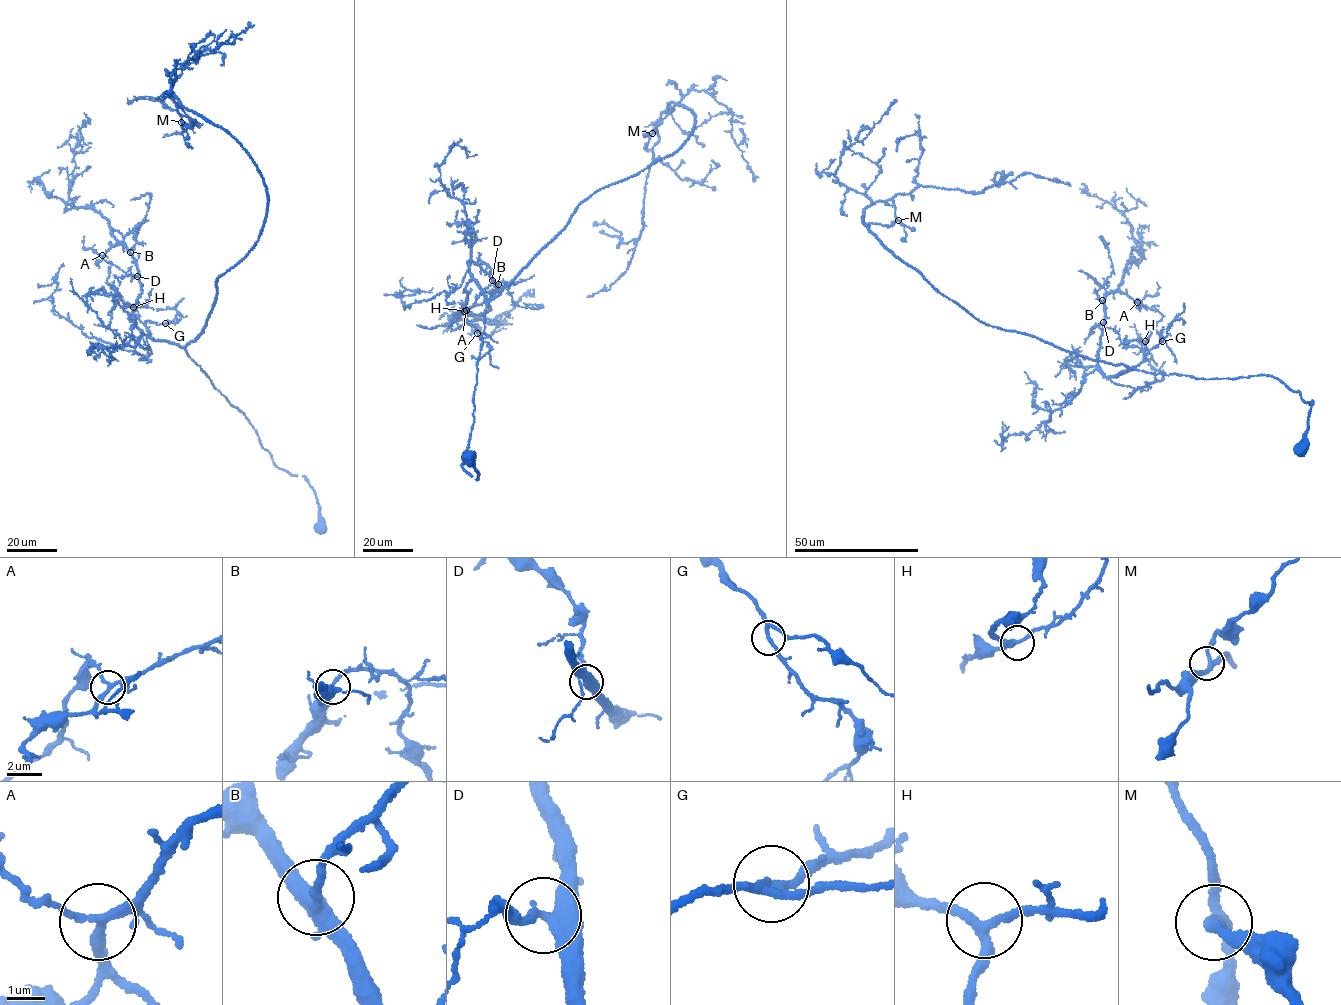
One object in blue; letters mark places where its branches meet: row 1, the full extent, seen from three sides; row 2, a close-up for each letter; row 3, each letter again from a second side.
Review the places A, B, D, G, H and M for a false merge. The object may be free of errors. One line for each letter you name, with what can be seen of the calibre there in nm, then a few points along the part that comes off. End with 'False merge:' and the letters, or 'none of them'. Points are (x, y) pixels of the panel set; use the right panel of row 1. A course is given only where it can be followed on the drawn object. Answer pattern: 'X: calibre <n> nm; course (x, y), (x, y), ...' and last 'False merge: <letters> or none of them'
False merge: none of them

